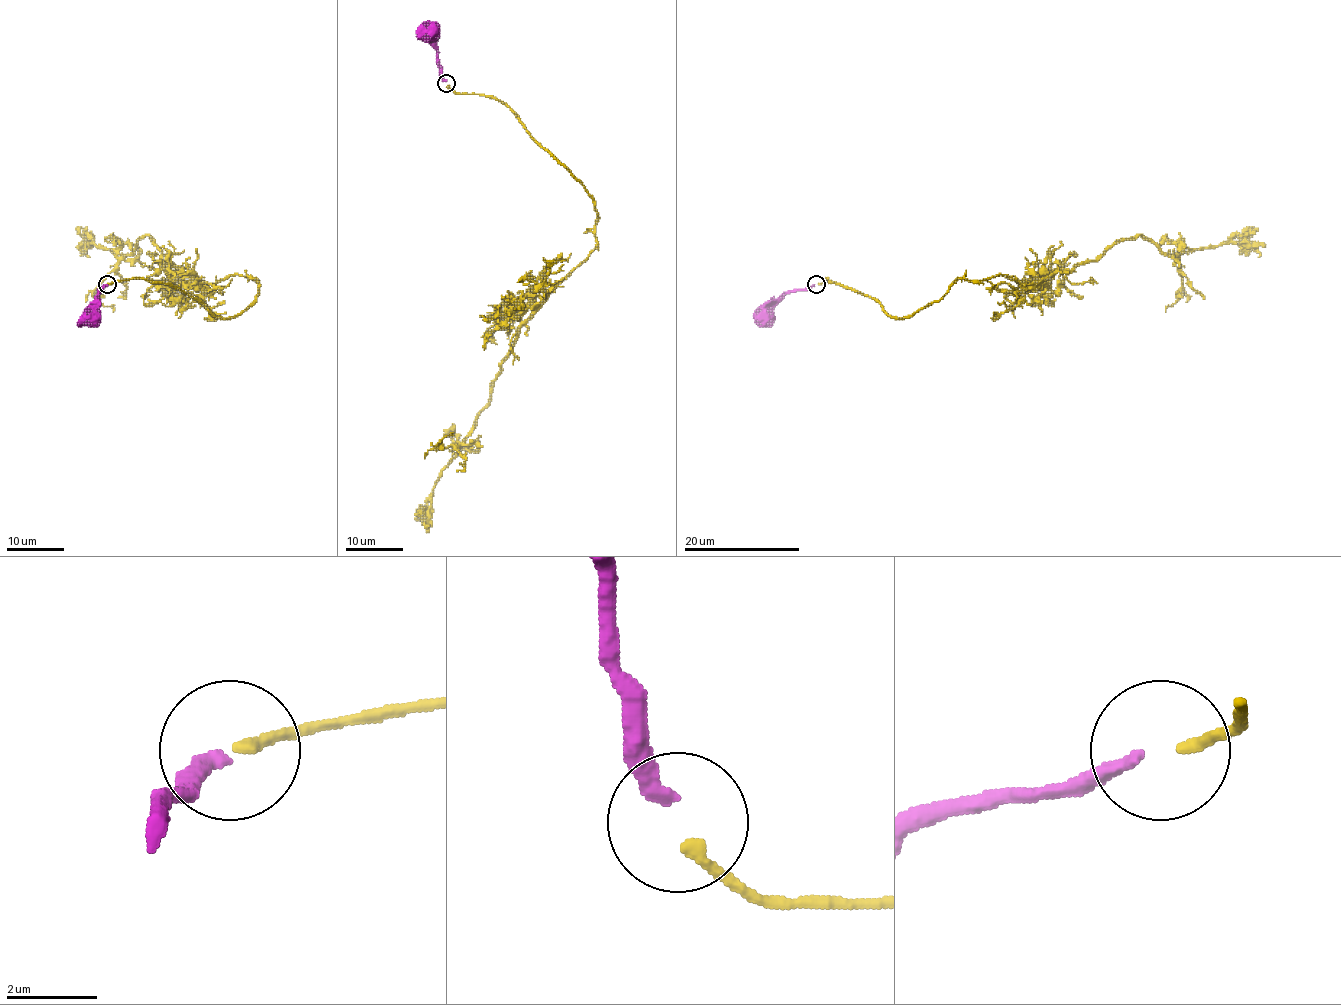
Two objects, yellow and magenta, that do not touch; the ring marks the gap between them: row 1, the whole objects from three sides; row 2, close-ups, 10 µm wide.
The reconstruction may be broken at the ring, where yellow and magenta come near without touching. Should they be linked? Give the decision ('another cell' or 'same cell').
same cell

